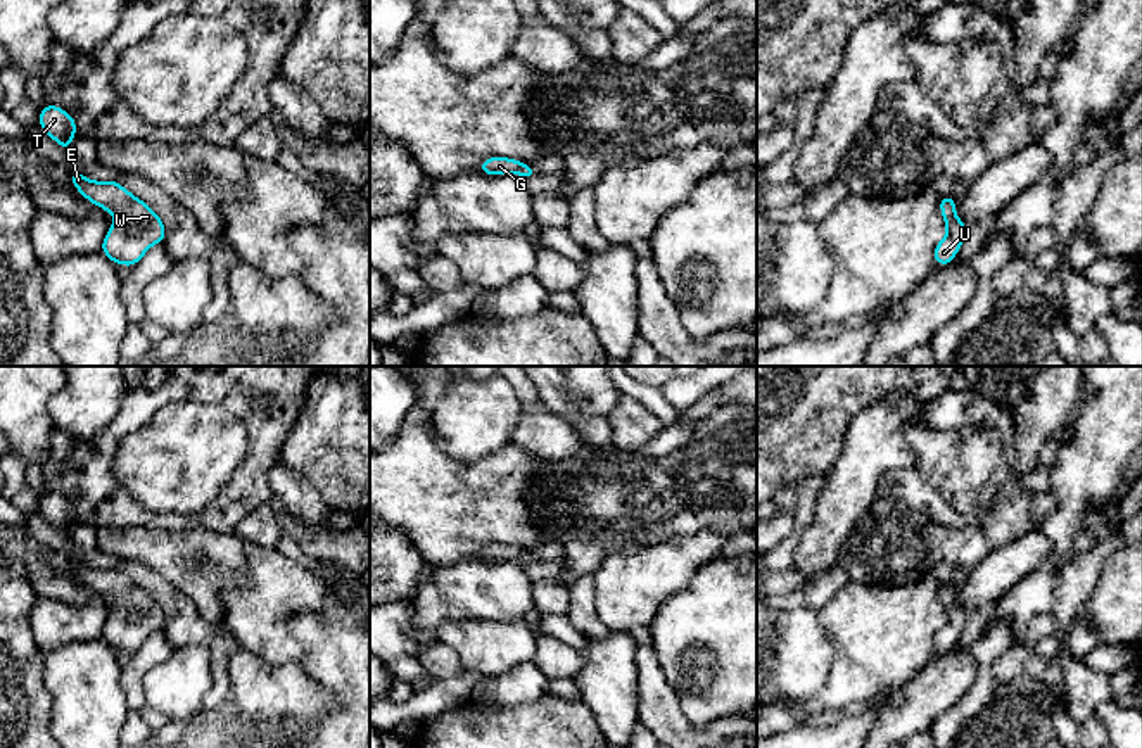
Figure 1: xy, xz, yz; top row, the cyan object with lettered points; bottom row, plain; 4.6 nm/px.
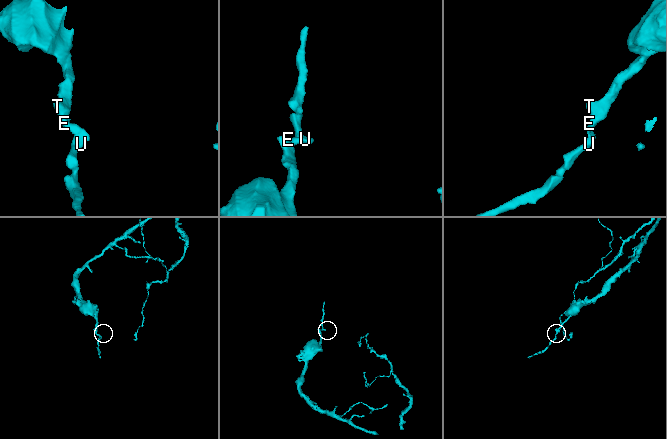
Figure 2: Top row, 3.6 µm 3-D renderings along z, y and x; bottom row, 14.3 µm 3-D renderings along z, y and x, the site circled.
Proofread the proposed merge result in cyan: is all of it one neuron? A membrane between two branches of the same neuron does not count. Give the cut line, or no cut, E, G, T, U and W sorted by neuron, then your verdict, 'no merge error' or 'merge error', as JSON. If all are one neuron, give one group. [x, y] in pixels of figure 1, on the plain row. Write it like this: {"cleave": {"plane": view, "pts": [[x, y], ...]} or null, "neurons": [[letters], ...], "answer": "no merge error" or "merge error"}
{"cleave": null, "neurons": [["E", "G", "T", "U", "W"]], "answer": "no merge error"}

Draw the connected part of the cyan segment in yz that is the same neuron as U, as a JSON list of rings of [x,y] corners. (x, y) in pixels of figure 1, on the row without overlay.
[[[954,584],[940,586],[940,598],[947,612],[947,622],[935,634],[935,651],[948,651],[964,631],[968,613],[955,603]]]

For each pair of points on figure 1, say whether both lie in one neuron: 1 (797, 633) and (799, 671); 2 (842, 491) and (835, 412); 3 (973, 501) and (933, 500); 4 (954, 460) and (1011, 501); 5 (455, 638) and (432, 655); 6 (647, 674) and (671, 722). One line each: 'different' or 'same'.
1: same
2: different
3: different
4: different
5: different
6: same

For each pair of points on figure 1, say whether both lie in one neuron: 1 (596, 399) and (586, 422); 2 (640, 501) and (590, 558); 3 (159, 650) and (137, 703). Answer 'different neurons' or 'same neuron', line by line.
1: different neurons
2: same neuron
3: same neuron

